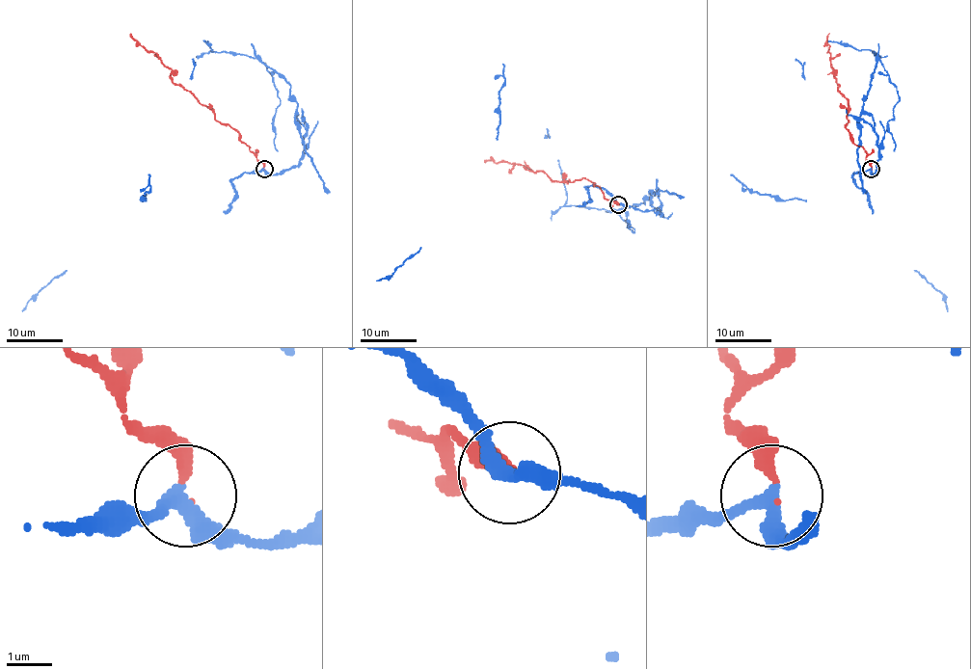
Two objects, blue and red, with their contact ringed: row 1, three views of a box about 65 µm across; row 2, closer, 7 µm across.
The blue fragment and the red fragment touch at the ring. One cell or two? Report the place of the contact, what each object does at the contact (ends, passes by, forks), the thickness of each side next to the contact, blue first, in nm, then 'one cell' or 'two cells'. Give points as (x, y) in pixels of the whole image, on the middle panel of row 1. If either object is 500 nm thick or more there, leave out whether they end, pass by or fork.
place (618, 204); blue passes by; red ends; calibres 320 and 140 nm; two cells

